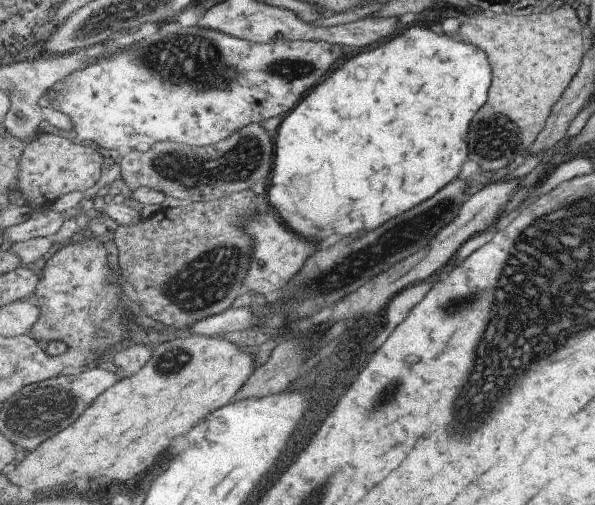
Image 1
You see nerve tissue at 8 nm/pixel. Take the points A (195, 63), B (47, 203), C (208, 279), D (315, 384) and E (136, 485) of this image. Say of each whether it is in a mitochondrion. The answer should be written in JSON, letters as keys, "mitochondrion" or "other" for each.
{"A":"mitochondrion","B":"other","C":"mitochondrion","D":"other","E":"other"}

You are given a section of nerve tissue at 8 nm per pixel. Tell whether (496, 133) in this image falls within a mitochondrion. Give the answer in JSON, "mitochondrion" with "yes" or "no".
{"mitochondrion":"yes"}

